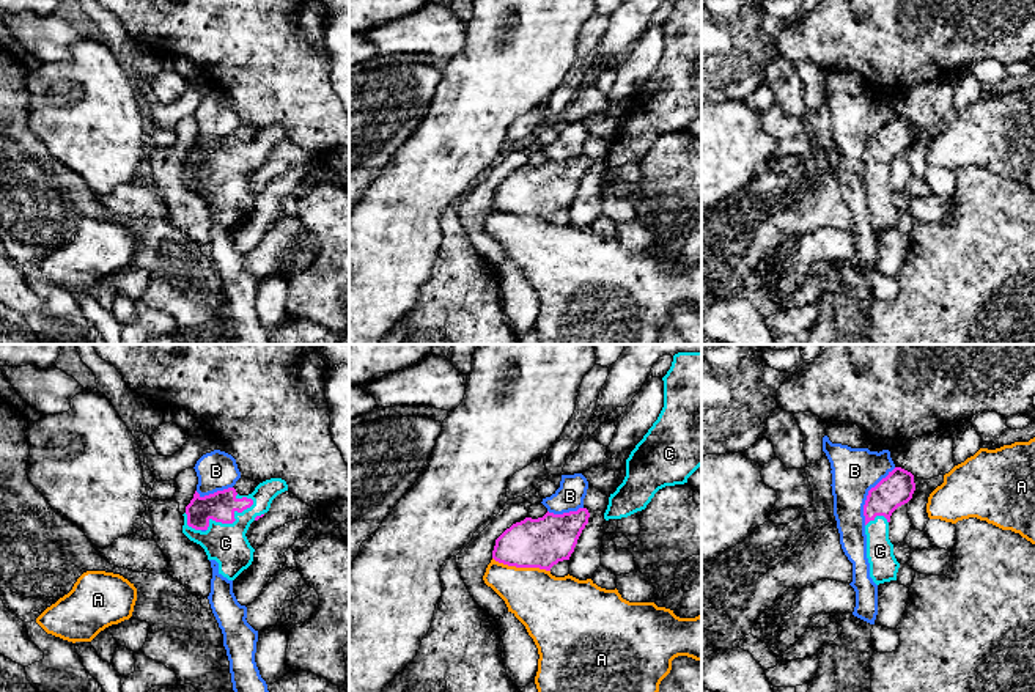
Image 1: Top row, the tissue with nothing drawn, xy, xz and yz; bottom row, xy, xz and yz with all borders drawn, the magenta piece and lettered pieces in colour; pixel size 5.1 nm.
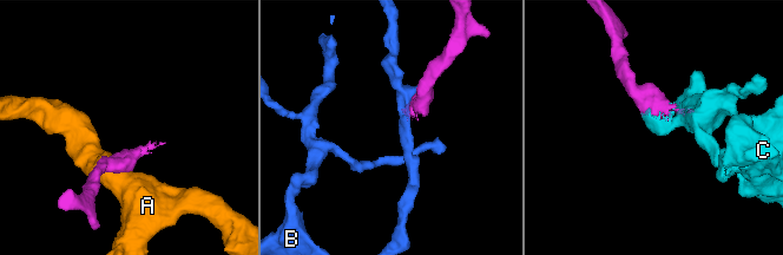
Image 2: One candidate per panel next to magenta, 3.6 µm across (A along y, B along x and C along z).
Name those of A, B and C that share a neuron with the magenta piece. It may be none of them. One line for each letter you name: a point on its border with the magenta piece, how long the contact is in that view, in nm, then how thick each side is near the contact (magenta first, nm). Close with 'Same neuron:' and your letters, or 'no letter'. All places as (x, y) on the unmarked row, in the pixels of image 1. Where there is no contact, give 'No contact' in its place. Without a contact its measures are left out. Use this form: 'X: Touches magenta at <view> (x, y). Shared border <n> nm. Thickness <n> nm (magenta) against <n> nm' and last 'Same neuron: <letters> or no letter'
C: Touches magenta at xy (230, 170). Shared border 300 nm. Thickness 150 nm (magenta) against 200 nm
Same neuron: C

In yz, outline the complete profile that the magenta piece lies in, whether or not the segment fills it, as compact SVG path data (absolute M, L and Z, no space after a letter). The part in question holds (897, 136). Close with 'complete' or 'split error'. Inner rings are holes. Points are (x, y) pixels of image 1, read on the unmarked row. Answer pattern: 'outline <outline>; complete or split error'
outline M895 115L868 138L864 153L867 206L876 233L897 228L900 211L889 187L889 170L892 160L912 146L914 138L914 123L901 115Z; split error

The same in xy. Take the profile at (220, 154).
outline M282 126L260 131L249 143L239 143L234 135L204 145L195 138L182 162L182 181L204 197L208 208L219 211L219 222L234 228L253 209L255 197L245 184L250 171L285 138L288 132Z; split error

